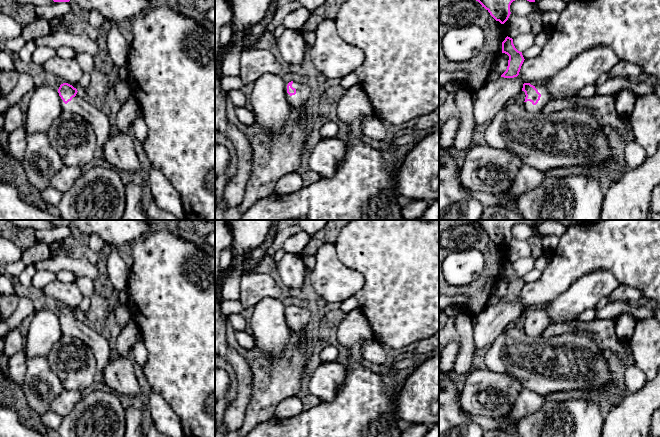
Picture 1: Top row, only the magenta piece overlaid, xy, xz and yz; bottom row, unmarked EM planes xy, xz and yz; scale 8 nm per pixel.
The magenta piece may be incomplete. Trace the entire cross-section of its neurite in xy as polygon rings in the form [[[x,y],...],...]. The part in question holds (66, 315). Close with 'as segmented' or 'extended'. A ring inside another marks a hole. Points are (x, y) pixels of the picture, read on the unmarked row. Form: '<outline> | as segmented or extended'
[[[68,307],[61,308],[58,317],[63,336],[80,339],[93,351],[96,359],[96,379],[101,380],[110,360],[111,351],[107,340]]] | extended

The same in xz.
[[[311,304],[285,306],[284,315],[290,330],[297,331],[300,336],[299,346],[302,343],[302,333],[314,324],[314,310]]] | extended

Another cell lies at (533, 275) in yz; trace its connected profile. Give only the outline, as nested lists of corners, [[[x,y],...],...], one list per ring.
[[[534,268],[533,270],[529,271],[527,274],[523,275],[522,279],[525,284],[535,282],[540,278],[541,274],[542,272],[540,270]]]

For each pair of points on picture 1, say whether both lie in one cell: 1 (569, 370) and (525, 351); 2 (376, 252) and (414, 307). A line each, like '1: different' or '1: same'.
1: same
2: same

